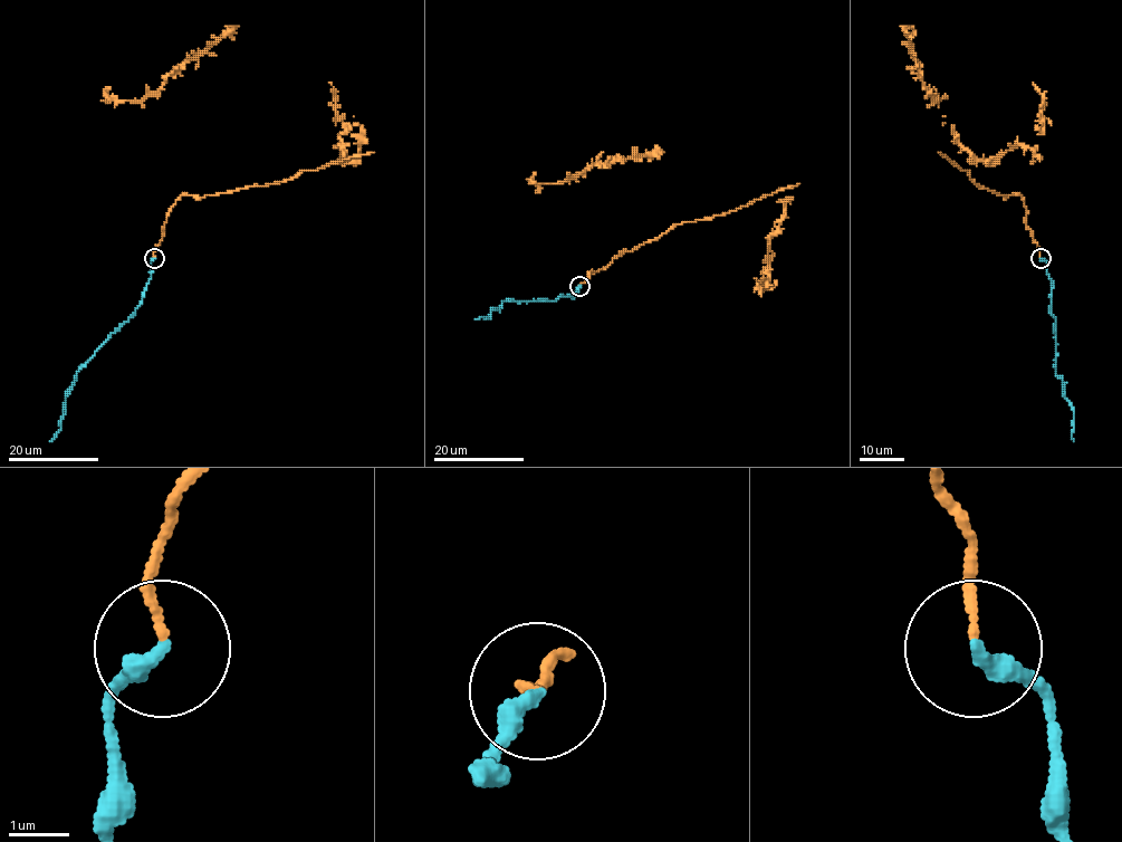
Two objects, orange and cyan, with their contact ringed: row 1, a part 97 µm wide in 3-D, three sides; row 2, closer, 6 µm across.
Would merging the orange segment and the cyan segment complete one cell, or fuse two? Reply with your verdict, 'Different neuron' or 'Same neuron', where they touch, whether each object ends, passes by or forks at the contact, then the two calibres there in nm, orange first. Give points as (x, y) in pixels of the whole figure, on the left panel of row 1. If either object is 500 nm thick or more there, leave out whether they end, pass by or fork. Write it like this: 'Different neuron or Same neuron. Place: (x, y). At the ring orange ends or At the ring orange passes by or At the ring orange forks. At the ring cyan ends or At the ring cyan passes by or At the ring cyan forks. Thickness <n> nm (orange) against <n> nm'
Same neuron. Place: (154, 258). At the ring orange ends. At the ring cyan ends. Thickness 120 nm (orange) against 320 nm

